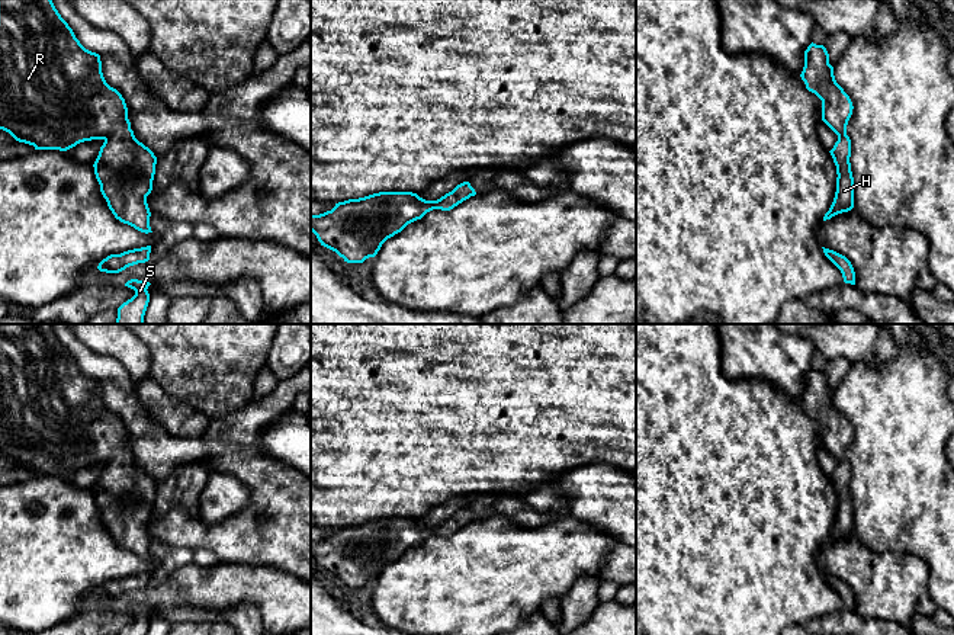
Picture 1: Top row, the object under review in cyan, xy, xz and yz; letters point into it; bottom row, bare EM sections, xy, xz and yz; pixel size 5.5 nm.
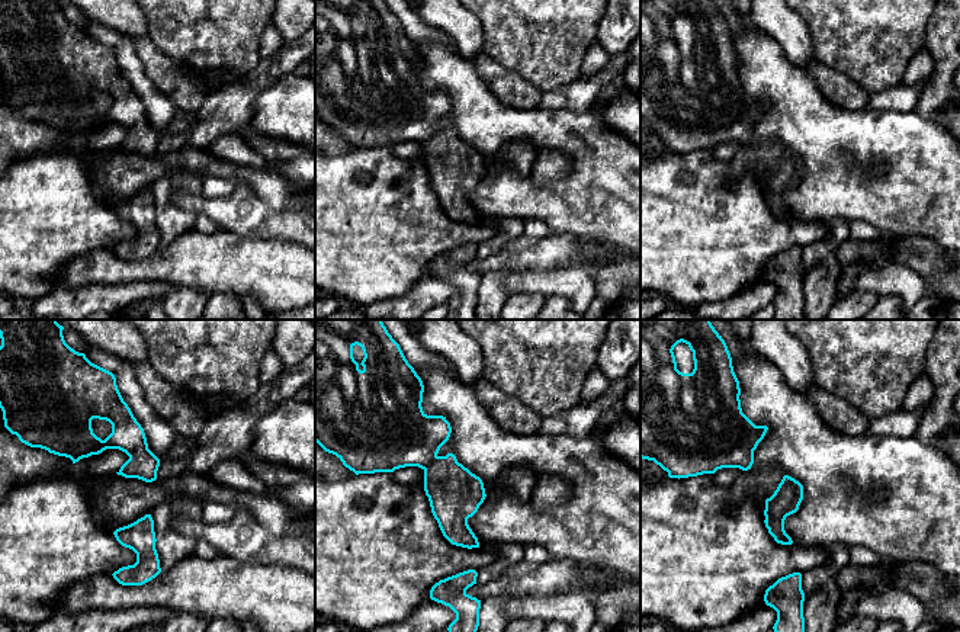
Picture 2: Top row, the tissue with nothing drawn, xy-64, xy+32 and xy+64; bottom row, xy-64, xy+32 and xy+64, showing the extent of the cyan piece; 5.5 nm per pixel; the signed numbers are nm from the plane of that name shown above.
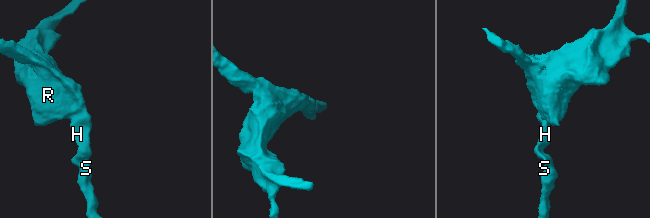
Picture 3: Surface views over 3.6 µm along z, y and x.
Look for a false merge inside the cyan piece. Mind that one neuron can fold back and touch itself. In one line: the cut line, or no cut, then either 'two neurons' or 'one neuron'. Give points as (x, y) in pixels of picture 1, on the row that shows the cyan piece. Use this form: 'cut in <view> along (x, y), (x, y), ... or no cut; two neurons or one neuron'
no cut; one neuron

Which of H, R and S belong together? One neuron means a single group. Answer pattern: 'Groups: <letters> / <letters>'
Groups: H R S

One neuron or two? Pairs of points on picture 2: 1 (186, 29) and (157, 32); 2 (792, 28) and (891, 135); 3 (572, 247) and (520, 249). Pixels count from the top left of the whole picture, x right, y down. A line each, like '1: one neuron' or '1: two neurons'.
1: one neuron
2: two neurons
3: one neuron

